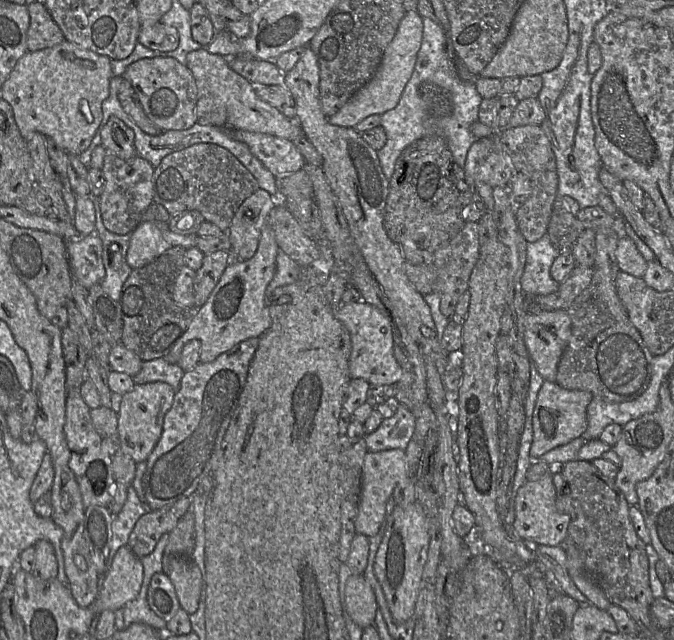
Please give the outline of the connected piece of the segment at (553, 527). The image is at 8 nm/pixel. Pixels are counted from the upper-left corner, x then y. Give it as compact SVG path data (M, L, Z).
M549 472L539 480L527 481L519 490L515 500L515 520L513 528L517 535L525 542L534 542L539 545L558 546L564 543L568 536L568 527L571 522L571 517L568 514L562 513L556 506L557 492L553 483L553 473Z

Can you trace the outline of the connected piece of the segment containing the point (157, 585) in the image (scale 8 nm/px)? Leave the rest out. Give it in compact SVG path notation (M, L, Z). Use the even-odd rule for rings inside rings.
M163 571L152 576L147 602L151 610L165 621L170 620L181 608L174 585Z

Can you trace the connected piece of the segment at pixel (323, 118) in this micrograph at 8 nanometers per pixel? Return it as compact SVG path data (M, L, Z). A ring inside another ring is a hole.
M305 46L305 48L301 59L285 76L285 86L291 92L296 102L296 119L300 123L307 139L321 154L323 158L322 169L331 189L339 199L353 239L360 249L369 270L388 298L393 310L404 324L411 338L419 346L420 351L430 349L438 355L447 355L447 362L450 365L449 353L443 349L439 342L430 307L426 303L424 296L414 288L408 279L402 247L393 242L385 230L385 209L390 181L383 172L378 153L363 139L362 133L357 132L354 128L340 127L329 123L328 117L324 114L321 107L320 70L317 57L310 47Z

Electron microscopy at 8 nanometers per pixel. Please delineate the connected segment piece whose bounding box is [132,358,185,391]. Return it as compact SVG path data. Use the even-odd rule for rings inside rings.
M158 358L151 361L143 361L140 372L132 378L135 385L164 382L177 391L184 374L185 372L178 364L171 364L165 358Z

